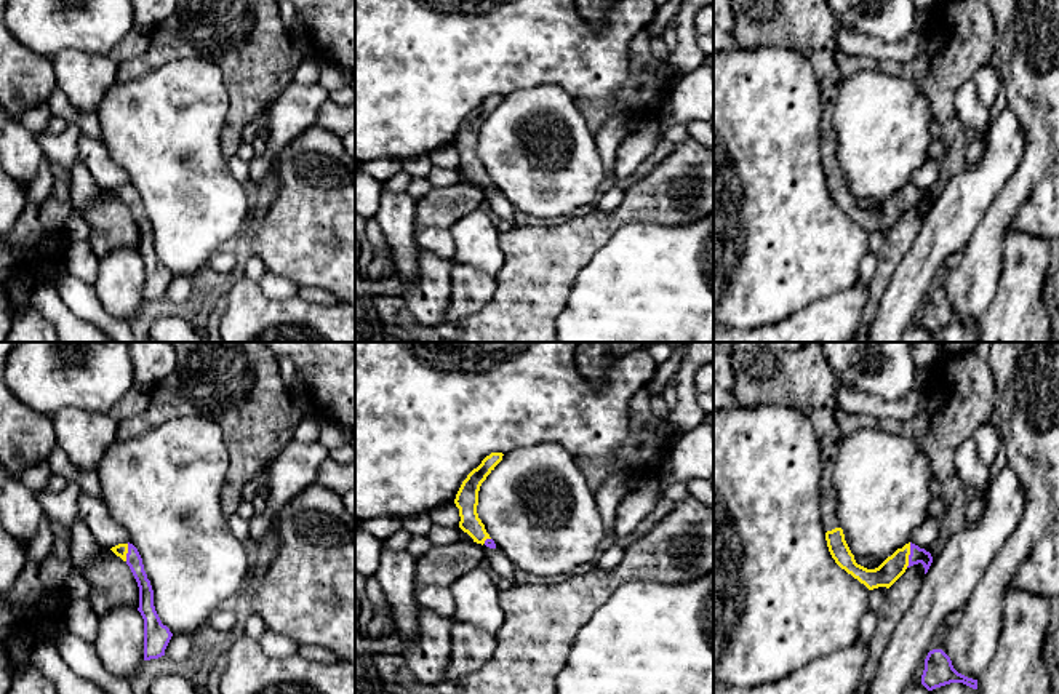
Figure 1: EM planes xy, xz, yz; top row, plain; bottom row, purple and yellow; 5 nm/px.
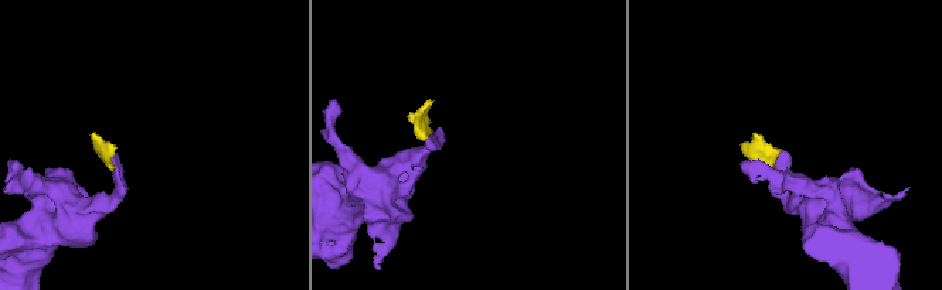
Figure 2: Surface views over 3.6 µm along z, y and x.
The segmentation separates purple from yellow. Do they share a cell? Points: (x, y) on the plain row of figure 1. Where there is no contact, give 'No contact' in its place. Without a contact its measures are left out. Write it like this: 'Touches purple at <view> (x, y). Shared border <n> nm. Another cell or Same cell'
Touches purple at yz (909, 197). Shared border 130 nm. Same cell

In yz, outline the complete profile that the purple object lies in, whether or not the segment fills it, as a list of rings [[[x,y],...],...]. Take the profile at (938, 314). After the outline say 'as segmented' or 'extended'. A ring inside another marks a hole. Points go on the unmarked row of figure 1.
[[[942,291],[929,293],[925,301],[921,326],[928,333],[933,333],[950,325],[963,325],[973,331],[977,331],[977,321],[958,315],[952,307],[950,299]]]; as segmented

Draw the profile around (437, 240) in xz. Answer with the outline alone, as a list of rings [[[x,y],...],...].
[[[426,227],[416,232],[418,245],[437,257],[451,261],[456,253],[451,229]]]

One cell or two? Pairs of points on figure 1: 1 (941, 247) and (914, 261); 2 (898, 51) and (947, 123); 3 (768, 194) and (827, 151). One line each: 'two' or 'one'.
1: one
2: two
3: two

